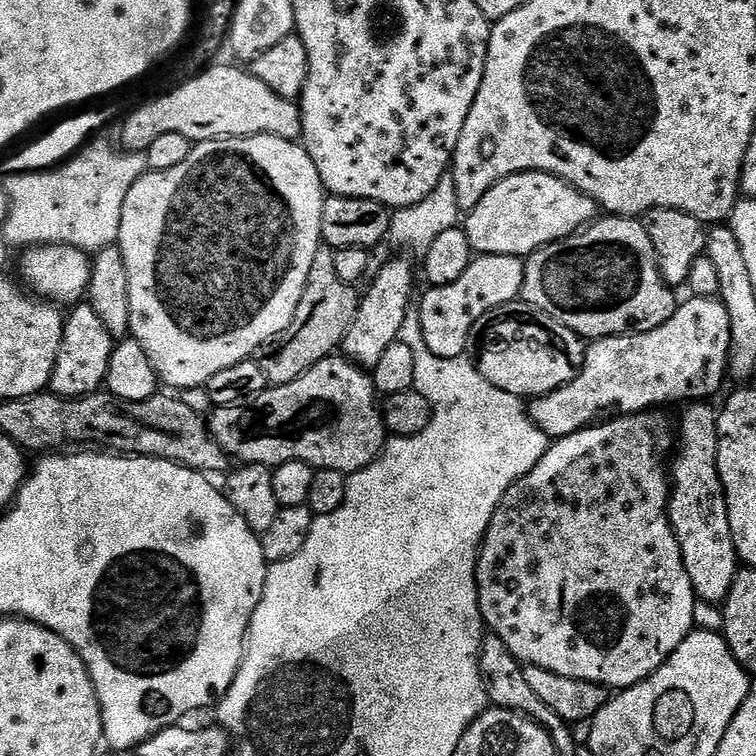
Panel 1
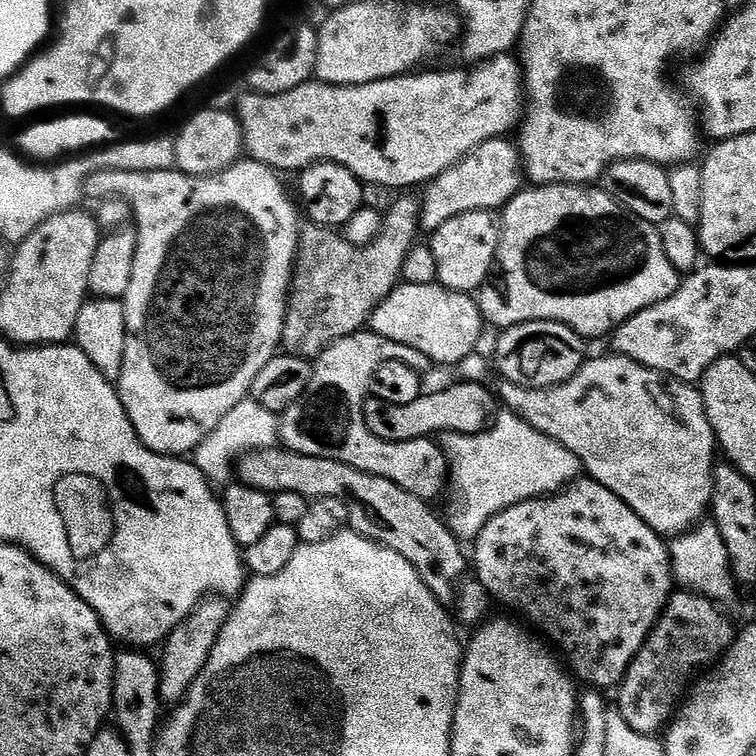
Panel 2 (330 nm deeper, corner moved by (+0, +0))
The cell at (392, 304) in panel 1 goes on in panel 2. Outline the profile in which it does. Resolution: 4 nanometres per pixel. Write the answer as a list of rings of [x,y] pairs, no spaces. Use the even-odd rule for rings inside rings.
[[[511,139],[487,140],[477,146],[468,156],[463,156],[450,170],[438,174],[423,189],[420,200],[420,226],[425,233],[438,230],[450,218],[467,212],[492,212],[503,209],[504,205],[519,194],[526,184],[524,158],[519,147]]]

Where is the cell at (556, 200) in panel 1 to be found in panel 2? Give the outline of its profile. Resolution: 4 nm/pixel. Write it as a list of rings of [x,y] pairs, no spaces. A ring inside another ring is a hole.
[[[492,212],[458,214],[458,218],[450,218],[450,222],[431,233],[430,243],[438,262],[438,282],[443,288],[476,294],[488,281],[500,245],[500,220],[494,217]]]

